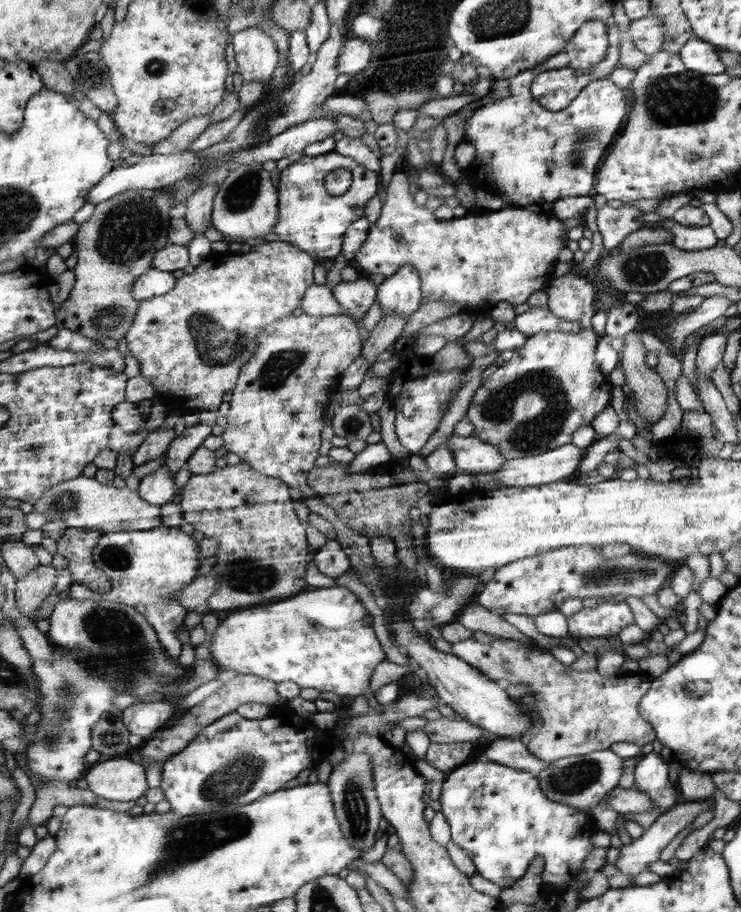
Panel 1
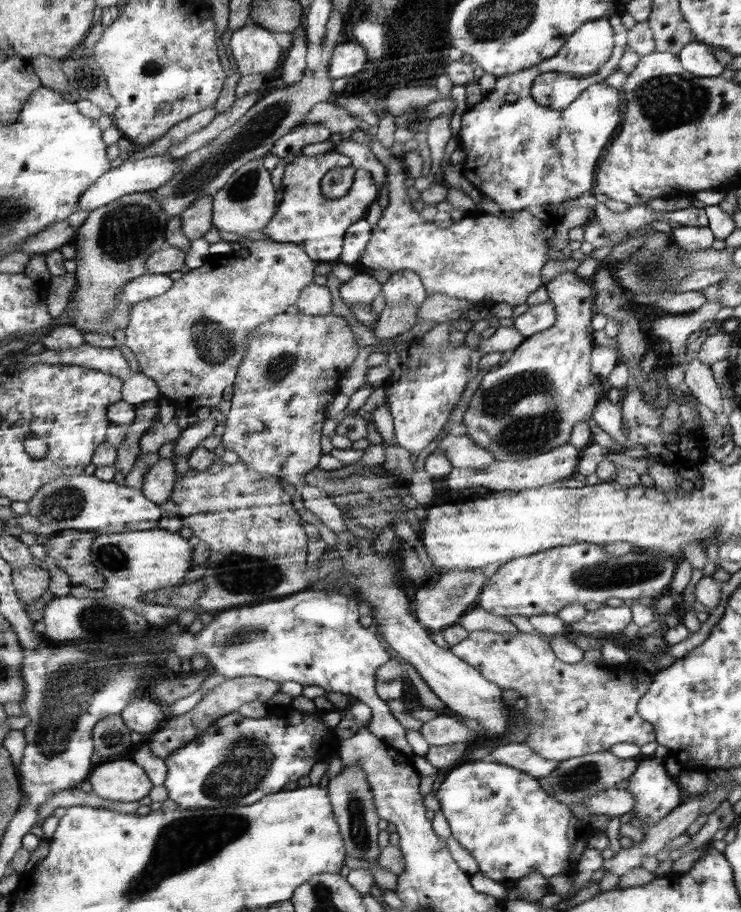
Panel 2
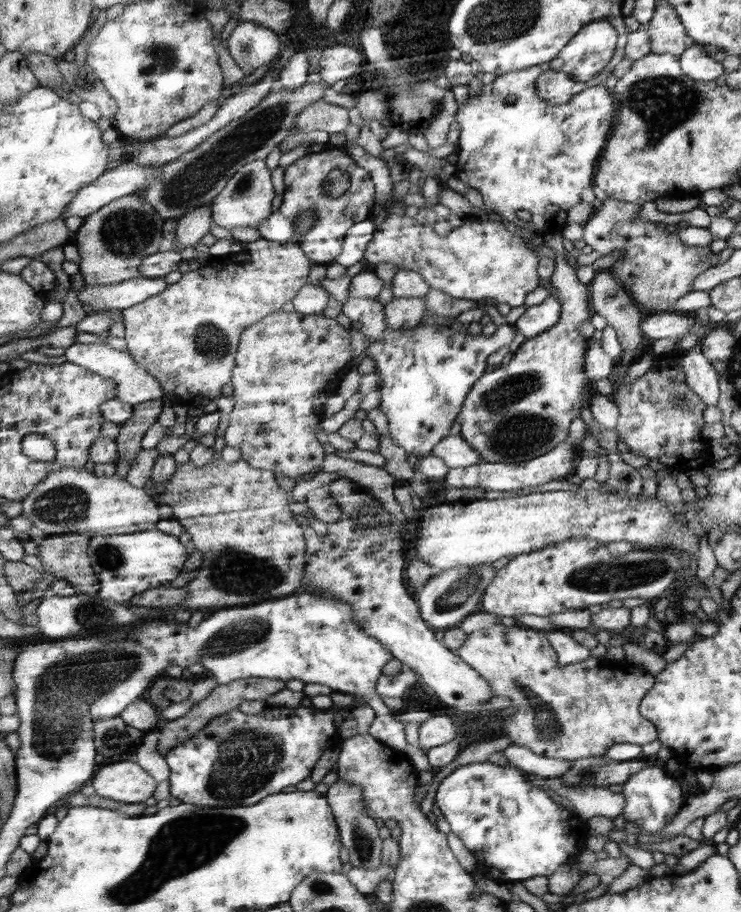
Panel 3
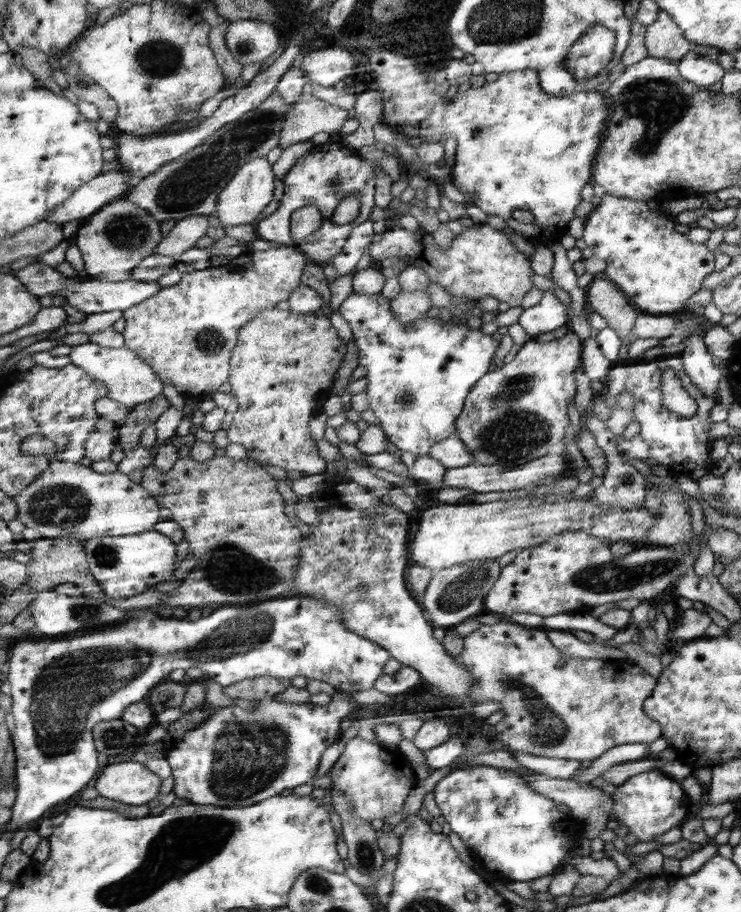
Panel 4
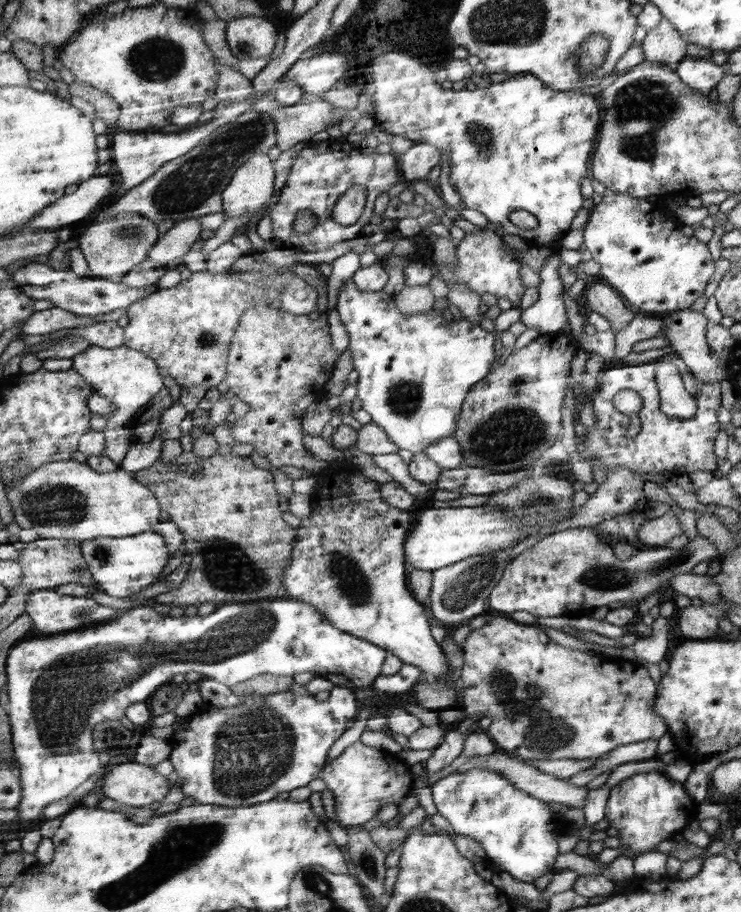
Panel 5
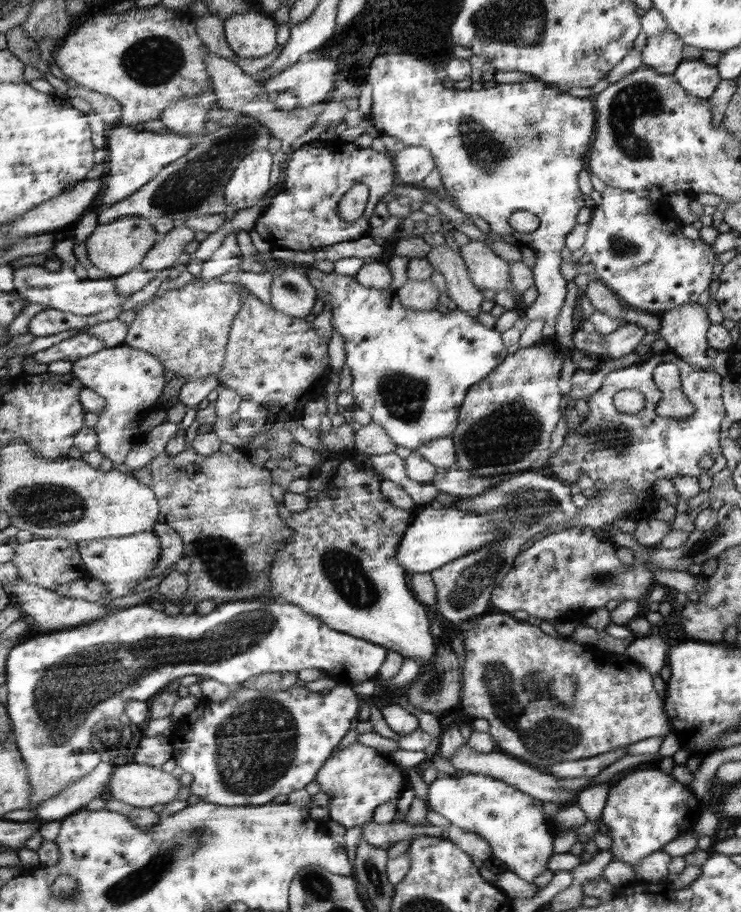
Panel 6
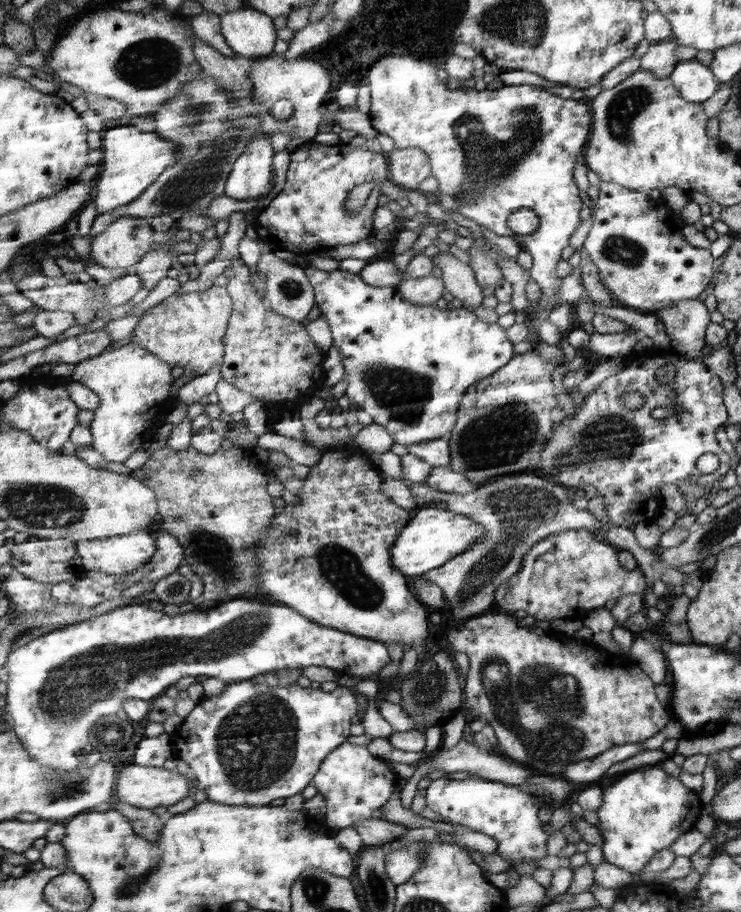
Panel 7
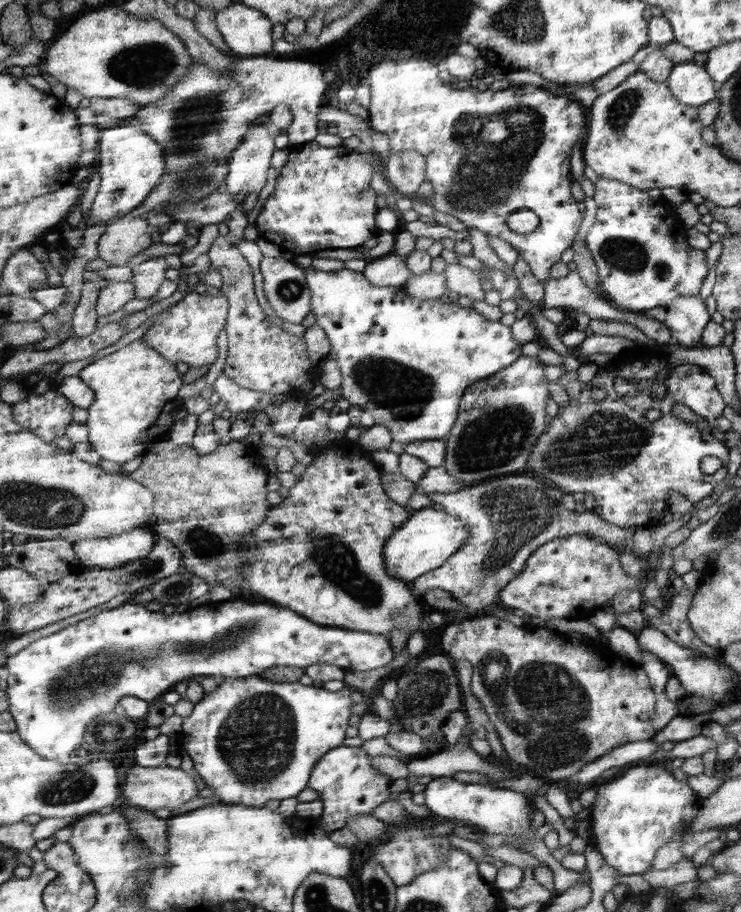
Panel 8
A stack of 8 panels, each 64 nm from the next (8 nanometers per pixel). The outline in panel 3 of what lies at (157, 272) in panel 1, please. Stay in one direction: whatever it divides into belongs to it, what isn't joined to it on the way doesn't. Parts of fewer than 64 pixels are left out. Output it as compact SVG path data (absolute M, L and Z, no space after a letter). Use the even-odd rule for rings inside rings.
M136 277L108 286L84 284L78 288L81 305L94 310L124 311L158 296L167 287L164 277Z

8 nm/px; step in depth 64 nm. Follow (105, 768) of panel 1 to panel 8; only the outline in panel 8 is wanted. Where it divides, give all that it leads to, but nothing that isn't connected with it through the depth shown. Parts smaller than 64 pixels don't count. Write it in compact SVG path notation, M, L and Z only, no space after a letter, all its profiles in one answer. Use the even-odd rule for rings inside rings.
M166 764L154 768L138 765L130 767L126 771L126 780L122 786L122 797L126 797L126 805L143 808L147 811L158 810L158 808L167 808L172 811L198 797L199 792L196 782L186 771L180 767L170 767Z

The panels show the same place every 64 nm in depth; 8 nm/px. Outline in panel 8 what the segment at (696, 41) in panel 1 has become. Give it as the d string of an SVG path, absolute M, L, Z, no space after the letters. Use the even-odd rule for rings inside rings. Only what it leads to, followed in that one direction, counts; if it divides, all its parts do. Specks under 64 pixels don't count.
M694 60L675 64L666 81L682 104L701 107L718 96L716 81L704 66L699 66Z

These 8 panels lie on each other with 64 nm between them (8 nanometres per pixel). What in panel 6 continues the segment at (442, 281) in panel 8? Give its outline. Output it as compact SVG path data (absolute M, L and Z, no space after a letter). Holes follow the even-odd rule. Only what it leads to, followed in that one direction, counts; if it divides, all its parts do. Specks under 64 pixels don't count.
M409 280L397 290L397 296L401 298L402 305L406 309L418 311L435 310L439 304L438 297L441 291L431 281L428 280Z

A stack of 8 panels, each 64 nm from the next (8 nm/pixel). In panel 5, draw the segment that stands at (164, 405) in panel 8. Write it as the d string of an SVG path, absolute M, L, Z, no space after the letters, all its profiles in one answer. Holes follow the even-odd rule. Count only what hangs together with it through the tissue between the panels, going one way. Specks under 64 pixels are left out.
M92 345L71 359L72 367L94 386L95 392L110 400L115 406L111 414L106 416L107 425L102 434L107 438L104 455L120 465L131 445L137 442L137 437L133 436L134 432L129 432L129 420L134 418L139 408L148 404L150 399L164 388L164 382L160 378L160 367L147 353L124 345L118 348L100 348Z

